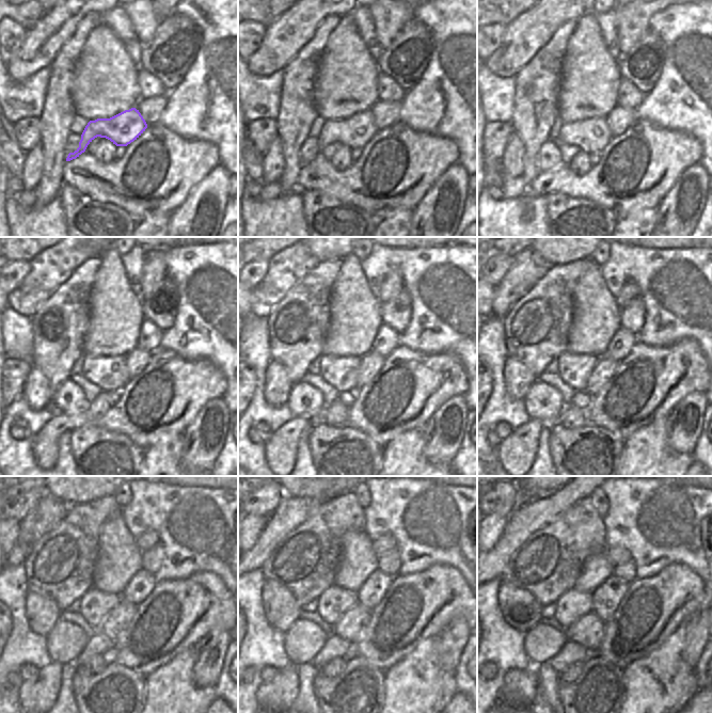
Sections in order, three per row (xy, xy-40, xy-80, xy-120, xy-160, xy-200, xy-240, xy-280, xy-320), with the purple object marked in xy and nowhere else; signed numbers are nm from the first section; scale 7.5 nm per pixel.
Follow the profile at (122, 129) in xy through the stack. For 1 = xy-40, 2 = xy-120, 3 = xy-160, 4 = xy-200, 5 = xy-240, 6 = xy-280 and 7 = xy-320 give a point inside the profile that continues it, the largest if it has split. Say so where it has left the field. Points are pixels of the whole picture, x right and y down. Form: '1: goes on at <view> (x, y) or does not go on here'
1: goes on at xy-40 (356, 131)
2: goes on at xy-120 (109, 374)
3: goes on at xy-160 (339, 371)
4: goes on at xy-200 (574, 369)
5: goes on at xy-240 (95, 605)
6: goes on at xy-280 (334, 602)
7: goes on at xy-320 (573, 604)

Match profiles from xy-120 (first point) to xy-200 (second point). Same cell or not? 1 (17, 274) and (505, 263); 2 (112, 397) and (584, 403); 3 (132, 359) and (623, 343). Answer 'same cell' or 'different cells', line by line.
1: same cell
2: same cell
3: different cells

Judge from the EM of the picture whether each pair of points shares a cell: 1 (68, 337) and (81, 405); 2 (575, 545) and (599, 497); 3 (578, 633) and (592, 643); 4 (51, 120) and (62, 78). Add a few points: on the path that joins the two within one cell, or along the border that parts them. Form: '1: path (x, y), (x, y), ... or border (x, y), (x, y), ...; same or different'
1: border (67, 378), (53, 393), (51, 398); different
2: border (590, 496), (590, 501), (601, 518); different
3: path (581, 633), (589, 639); same
4: path (59, 109), (59, 89); same

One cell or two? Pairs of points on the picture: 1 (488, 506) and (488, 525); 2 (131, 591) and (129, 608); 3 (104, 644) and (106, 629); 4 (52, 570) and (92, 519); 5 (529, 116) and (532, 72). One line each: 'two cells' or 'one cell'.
1: two cells
2: two cells
3: two cells
4: one cell
5: one cell

